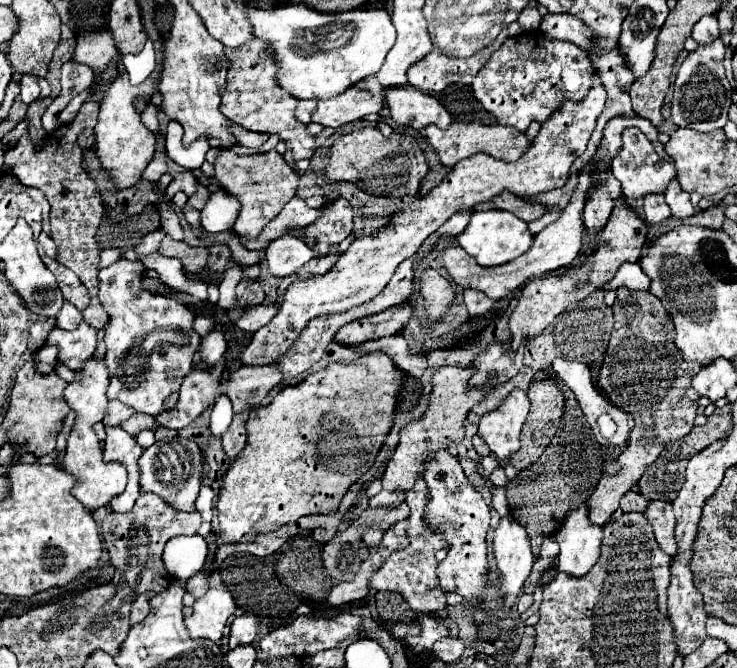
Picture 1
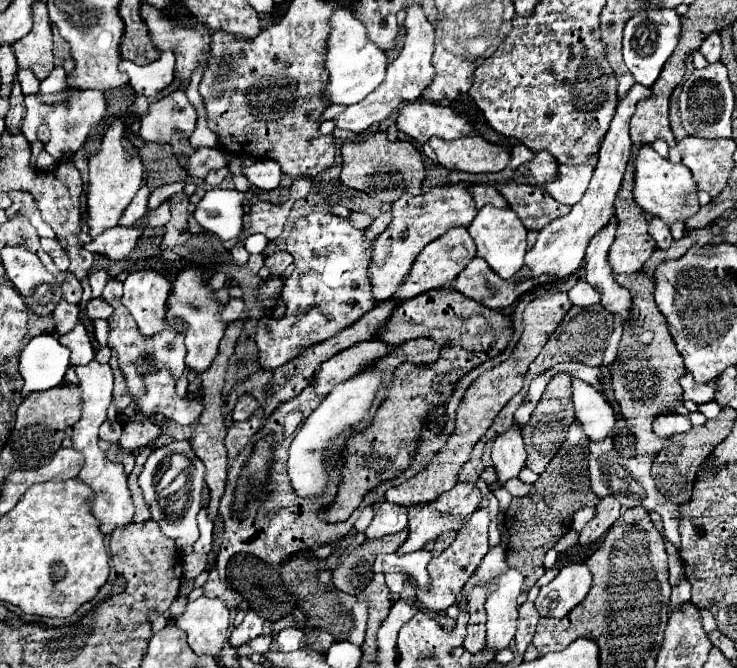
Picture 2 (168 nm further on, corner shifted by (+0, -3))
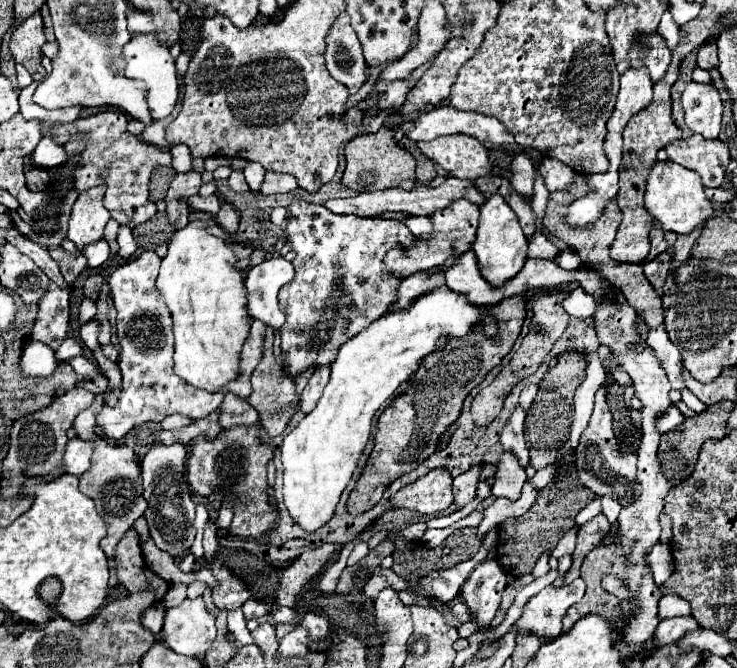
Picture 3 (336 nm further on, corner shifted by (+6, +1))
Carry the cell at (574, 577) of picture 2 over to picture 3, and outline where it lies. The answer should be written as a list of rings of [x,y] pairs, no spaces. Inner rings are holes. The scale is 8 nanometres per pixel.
[[[576,578],[564,586],[546,586],[540,594],[530,598],[522,616],[514,624],[514,630],[526,630],[540,638],[560,636],[562,634],[562,618],[566,610],[580,602],[584,596],[584,582]]]

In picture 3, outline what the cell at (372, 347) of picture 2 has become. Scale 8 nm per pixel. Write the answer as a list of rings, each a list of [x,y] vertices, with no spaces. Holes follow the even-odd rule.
[[[318,366],[318,368],[312,372],[312,376],[310,376],[310,380],[308,380],[308,384],[306,384],[306,388],[304,388],[302,396],[300,396],[300,408],[302,408],[306,414],[308,414],[308,412],[316,406],[316,402],[320,400],[322,390],[324,390],[324,386],[328,384],[328,378],[330,378],[330,366]]]

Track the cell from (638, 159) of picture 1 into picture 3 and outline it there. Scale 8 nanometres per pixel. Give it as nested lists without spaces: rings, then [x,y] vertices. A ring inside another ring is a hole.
[[[666,160],[666,162],[656,162],[650,168],[646,182],[648,182],[646,196],[644,196],[646,210],[660,222],[660,226],[664,230],[670,230],[676,234],[688,234],[698,224],[702,224],[714,216],[712,204],[704,196],[704,186],[702,186],[702,180],[696,172],[684,168],[676,162]]]

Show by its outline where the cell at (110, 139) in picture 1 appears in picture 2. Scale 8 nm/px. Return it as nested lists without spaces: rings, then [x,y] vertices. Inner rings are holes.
[[[116,122],[112,124],[104,138],[102,138],[102,146],[100,152],[94,154],[90,158],[90,186],[88,186],[88,194],[86,194],[86,206],[88,206],[88,228],[90,228],[90,238],[94,240],[98,234],[102,234],[106,228],[112,228],[118,224],[118,218],[122,216],[122,212],[126,210],[126,206],[132,202],[132,198],[136,196],[136,192],[142,186],[142,160],[140,156],[134,158],[126,158],[126,150],[122,146],[124,140],[124,124]]]

